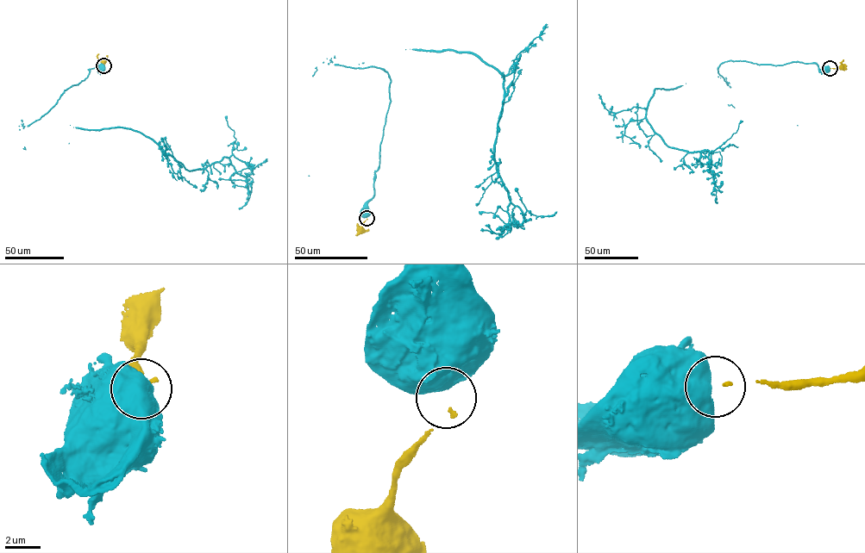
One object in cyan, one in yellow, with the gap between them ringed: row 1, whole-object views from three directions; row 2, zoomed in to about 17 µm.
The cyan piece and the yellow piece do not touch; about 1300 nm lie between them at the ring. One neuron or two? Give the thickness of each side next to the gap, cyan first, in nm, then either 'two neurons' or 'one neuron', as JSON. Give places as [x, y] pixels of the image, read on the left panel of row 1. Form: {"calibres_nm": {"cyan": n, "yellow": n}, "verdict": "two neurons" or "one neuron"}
{"calibres_nm": {"cyan": 550, "yellow": 190}, "verdict": "two neurons"}

